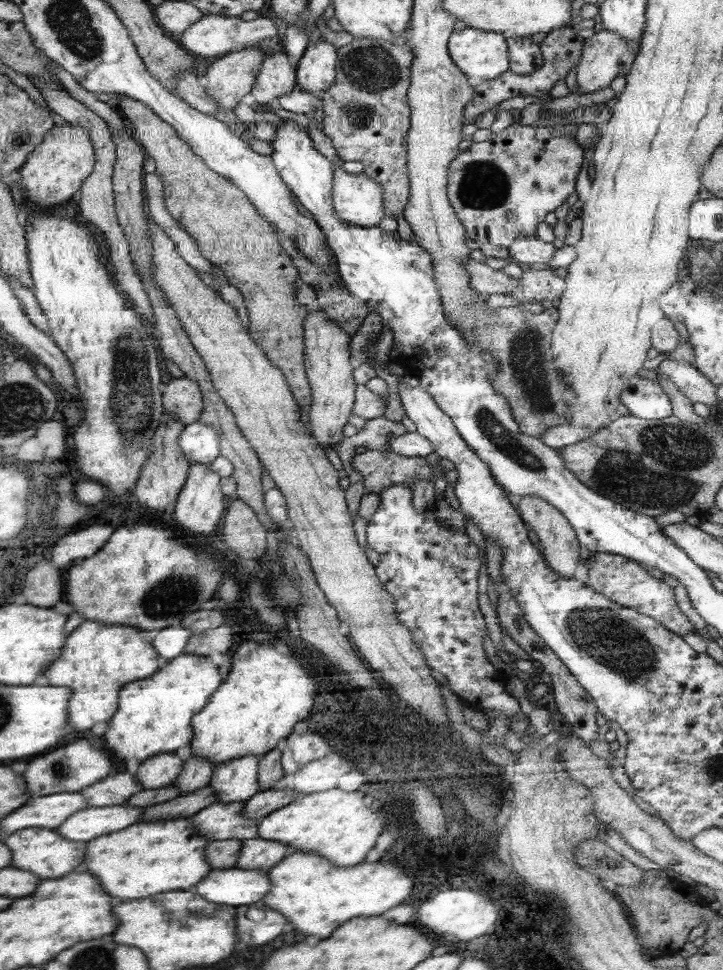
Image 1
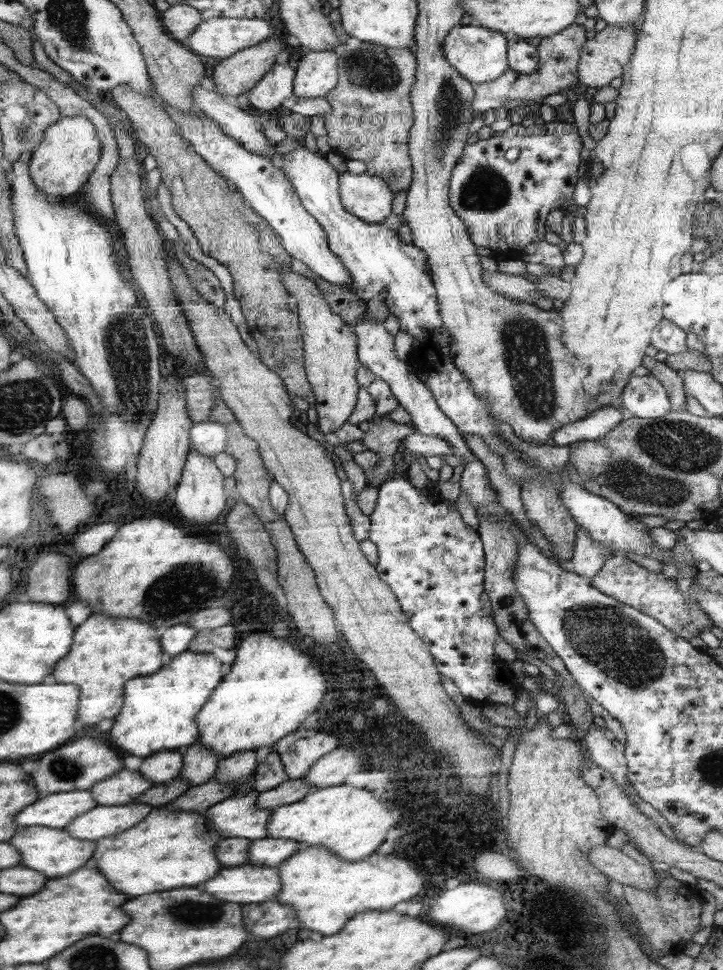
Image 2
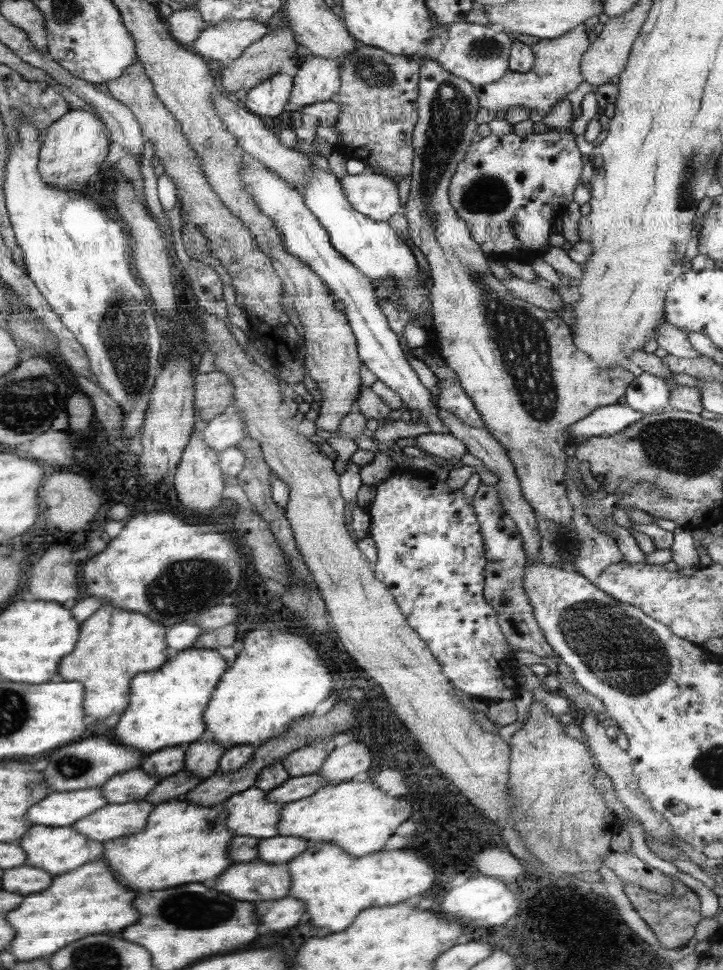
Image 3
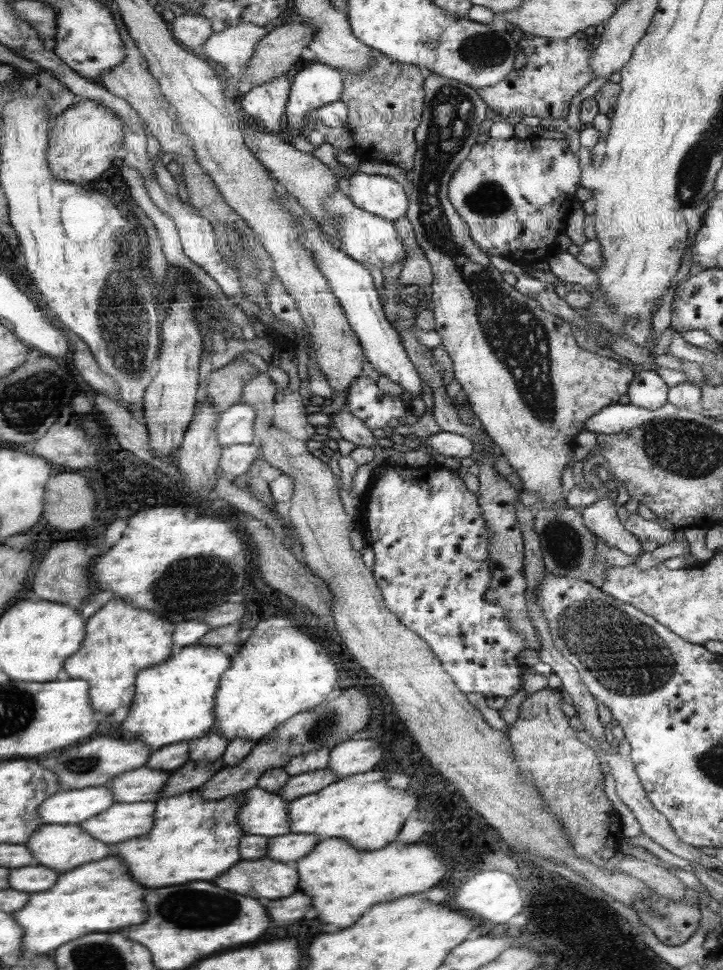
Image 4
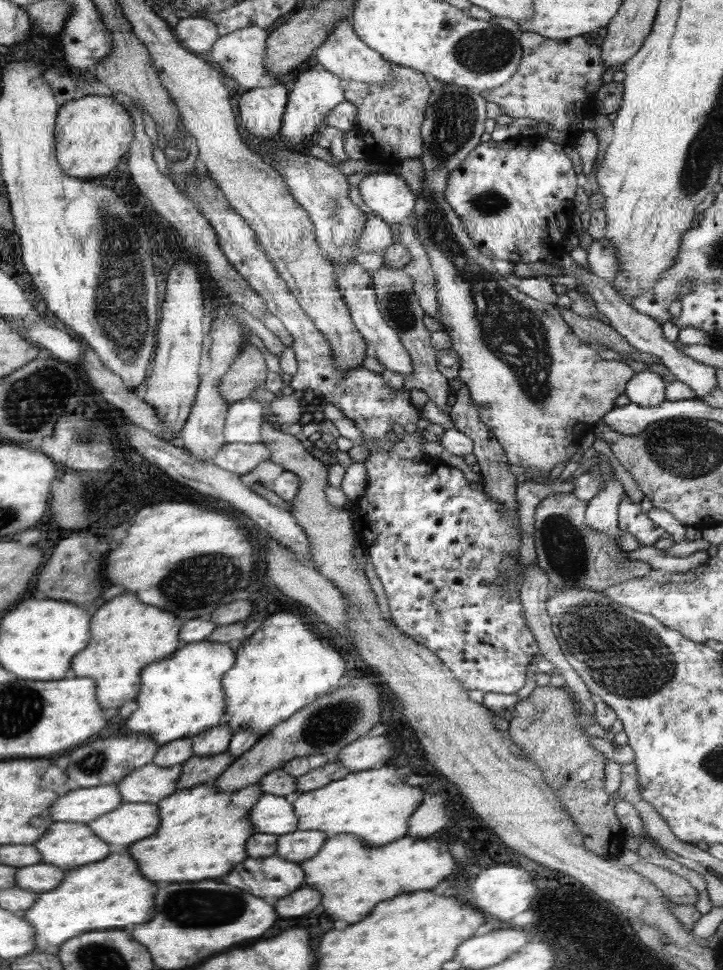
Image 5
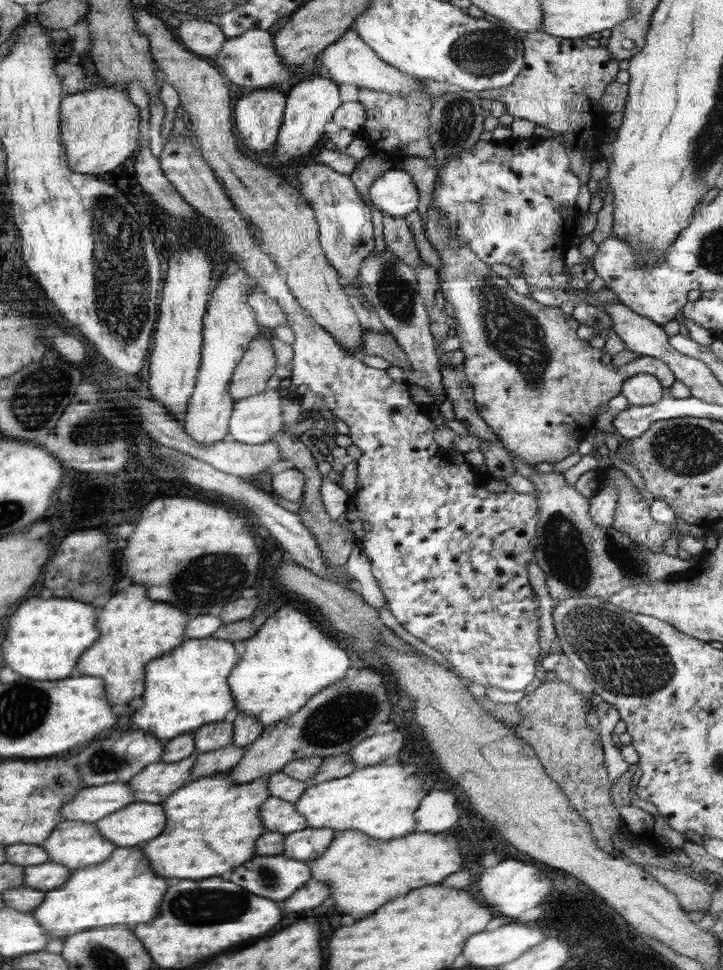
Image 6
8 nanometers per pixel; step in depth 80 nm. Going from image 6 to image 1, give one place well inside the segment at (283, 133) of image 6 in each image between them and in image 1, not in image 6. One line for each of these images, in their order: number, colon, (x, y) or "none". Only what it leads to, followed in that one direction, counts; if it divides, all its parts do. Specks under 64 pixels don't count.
1: (317, 70)
2: (316, 73)
3: (318, 79)
4: (318, 84)
5: (315, 92)

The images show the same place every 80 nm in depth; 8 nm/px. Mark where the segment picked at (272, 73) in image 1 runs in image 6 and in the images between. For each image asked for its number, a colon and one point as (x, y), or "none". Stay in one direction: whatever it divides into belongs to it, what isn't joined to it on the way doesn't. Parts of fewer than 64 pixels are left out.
2: (276, 88)
3: (272, 97)
4: (266, 103)
5: (261, 110)
6: (257, 115)

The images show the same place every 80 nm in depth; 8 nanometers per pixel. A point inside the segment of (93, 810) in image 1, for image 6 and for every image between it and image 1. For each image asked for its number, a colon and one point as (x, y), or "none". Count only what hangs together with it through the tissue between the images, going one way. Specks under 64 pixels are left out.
2: (101, 821)
3: (114, 820)
4: (123, 821)
5: (132, 822)
6: (138, 823)

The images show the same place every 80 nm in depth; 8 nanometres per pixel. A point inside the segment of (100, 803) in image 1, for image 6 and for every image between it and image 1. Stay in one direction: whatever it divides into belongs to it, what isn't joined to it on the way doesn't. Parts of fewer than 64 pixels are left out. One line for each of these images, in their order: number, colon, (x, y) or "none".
2: (122, 788)
3: (134, 785)
4: (144, 784)
5: (150, 784)
6: (157, 781)

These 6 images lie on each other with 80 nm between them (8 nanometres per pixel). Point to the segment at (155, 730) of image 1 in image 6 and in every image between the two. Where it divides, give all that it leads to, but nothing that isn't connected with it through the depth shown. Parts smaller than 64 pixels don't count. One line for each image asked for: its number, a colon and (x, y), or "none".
2: (162, 714)
3: (168, 703)
4: (175, 700)
5: (182, 696)
6: (187, 687)

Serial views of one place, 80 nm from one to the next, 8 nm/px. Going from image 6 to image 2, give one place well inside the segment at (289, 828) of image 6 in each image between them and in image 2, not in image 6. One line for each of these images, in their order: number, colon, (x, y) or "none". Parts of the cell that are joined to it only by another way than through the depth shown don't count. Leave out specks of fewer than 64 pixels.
2: (238, 816)
3: (250, 813)
4: (264, 813)
5: (272, 814)

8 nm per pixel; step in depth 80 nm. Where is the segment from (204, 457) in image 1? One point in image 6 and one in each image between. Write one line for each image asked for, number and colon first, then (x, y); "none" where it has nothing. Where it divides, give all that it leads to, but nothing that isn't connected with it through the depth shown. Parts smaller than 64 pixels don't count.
2: (210, 438)
3: (224, 431)
4: (236, 424)
5: (245, 417)
6: (255, 420)

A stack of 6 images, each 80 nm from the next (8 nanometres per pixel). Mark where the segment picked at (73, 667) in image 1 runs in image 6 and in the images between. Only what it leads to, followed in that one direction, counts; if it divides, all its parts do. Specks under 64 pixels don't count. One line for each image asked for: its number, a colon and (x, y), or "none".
2: (109, 651)
3: (116, 644)
4: (123, 638)
5: (127, 635)
6: (135, 630)

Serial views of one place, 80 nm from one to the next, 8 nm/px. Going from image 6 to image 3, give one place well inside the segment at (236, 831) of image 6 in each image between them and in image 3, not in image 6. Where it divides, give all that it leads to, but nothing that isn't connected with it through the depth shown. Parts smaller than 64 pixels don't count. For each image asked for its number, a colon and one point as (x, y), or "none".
3: (185, 842)
4: (196, 838)
5: (202, 829)

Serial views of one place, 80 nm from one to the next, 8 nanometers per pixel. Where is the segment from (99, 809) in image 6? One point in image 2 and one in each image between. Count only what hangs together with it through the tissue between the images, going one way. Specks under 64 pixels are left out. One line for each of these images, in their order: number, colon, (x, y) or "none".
2: (59, 809)
3: (61, 808)
4: (73, 806)
5: (83, 805)

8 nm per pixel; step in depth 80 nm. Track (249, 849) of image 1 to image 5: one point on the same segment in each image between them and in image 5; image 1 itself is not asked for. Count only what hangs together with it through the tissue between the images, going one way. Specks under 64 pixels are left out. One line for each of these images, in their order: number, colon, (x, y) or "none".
2: (271, 851)
3: (279, 850)
4: (291, 847)
5: (301, 845)

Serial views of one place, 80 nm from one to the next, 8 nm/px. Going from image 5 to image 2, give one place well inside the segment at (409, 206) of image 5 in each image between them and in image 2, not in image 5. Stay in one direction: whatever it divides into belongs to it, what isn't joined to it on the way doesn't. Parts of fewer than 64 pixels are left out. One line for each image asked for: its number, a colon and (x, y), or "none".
2: (370, 197)
3: (374, 194)
4: (380, 194)

